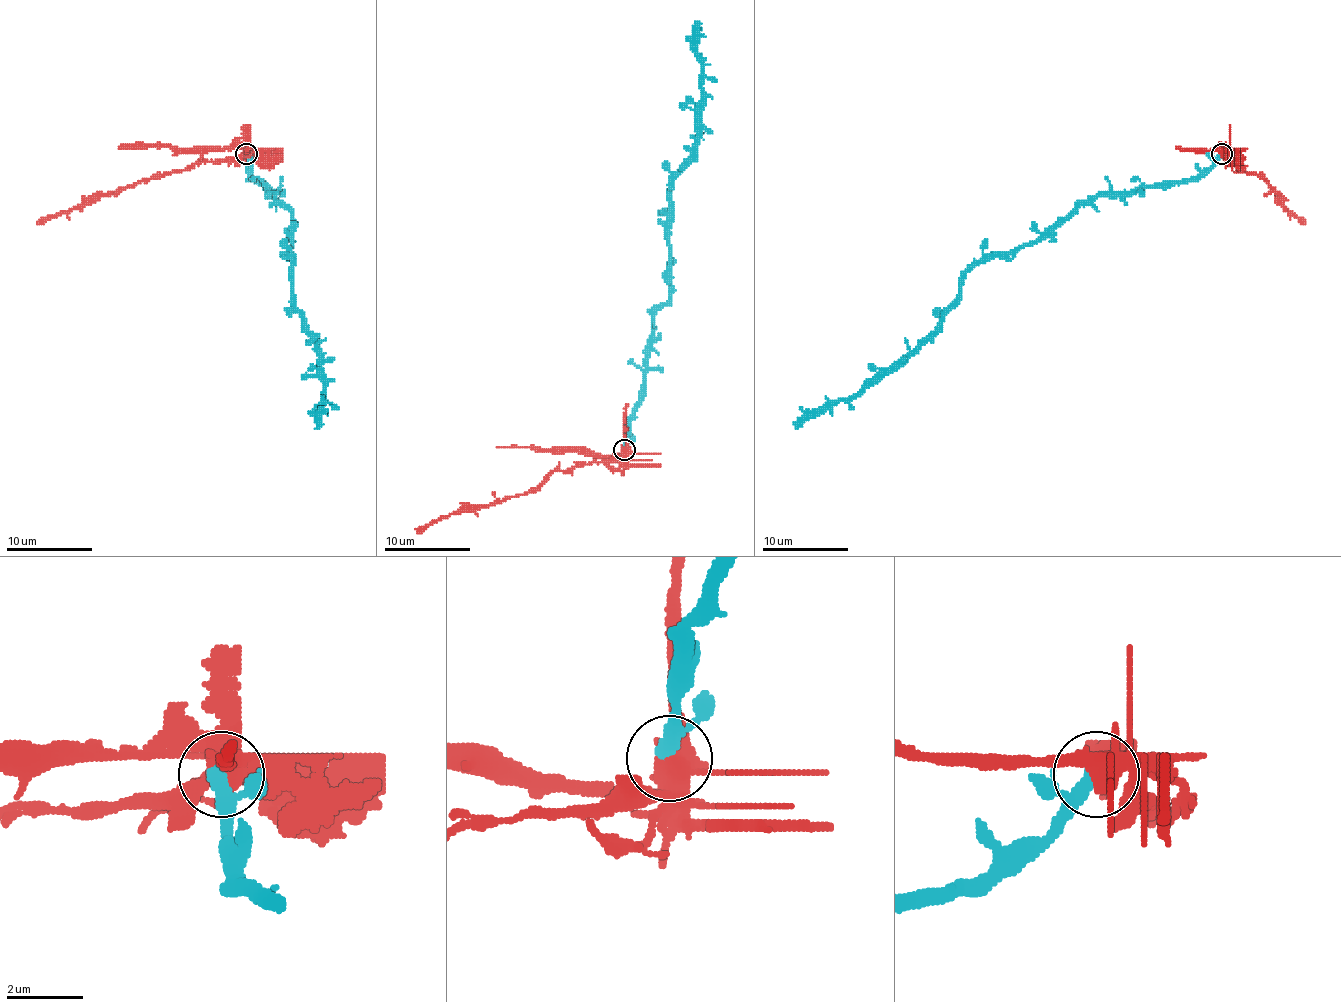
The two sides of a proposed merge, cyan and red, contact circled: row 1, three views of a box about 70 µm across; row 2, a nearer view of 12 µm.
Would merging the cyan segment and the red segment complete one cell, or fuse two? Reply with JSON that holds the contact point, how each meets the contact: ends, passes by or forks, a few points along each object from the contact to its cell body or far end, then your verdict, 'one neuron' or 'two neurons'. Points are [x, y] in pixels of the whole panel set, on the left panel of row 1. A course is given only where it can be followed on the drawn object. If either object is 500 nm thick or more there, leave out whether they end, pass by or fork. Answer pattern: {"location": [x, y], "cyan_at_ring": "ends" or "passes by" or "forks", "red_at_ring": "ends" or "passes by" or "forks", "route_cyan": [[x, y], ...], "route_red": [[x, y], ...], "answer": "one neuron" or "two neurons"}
{"location": [246, 153], "cyan_at_ring": "passes by", "red_at_ring": "forks", "route_cyan": [[246, 153], [246, 164], [252, 176], [291, 211], [291, 306], [310, 331], [317, 351], [323, 394], [317, 424]], "route_red": [[246, 153], [198, 161], [188, 168], [119, 187], [114, 192], [95, 194], [37, 224]], "answer": "two neurons"}

